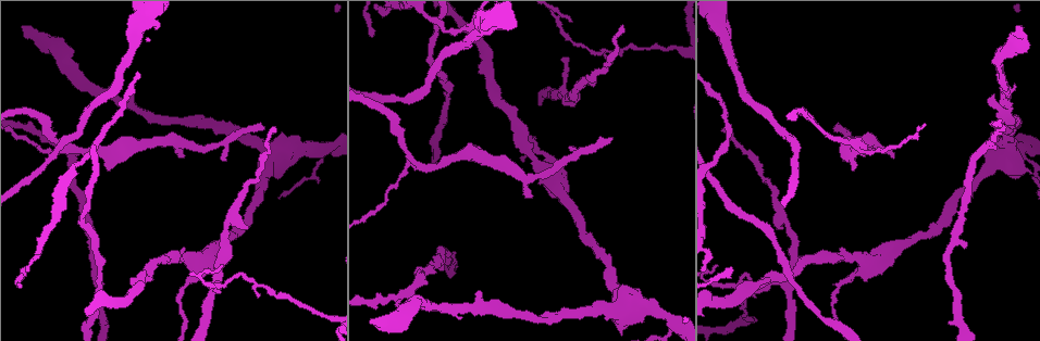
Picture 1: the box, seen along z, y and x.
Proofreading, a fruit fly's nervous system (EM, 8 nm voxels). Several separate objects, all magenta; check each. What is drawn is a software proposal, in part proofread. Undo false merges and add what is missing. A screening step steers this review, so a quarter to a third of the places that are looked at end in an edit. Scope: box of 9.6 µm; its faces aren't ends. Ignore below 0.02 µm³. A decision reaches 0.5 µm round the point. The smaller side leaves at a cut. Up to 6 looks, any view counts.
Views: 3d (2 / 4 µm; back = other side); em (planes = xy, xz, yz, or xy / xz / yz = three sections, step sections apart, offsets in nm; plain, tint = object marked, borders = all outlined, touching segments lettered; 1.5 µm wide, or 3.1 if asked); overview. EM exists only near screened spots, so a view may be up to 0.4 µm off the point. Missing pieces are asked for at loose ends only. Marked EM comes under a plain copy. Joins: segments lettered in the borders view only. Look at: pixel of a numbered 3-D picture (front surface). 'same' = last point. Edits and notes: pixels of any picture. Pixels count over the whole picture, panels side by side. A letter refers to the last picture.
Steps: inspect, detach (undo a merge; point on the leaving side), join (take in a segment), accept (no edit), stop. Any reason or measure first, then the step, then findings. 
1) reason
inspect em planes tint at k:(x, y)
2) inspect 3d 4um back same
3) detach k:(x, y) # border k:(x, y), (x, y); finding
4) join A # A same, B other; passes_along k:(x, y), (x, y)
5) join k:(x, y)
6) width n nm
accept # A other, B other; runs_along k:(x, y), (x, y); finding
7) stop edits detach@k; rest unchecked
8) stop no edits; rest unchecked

branch stops here
inspect 3d 2um at 1:(892, 157)

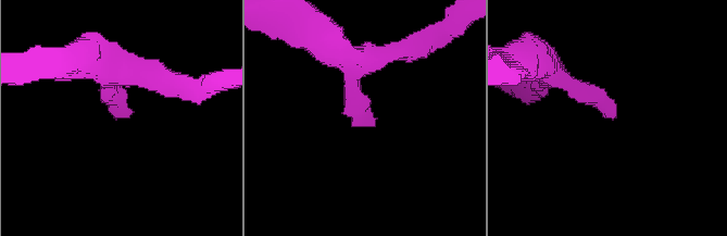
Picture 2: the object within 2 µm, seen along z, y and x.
inspect em planes borders at 2:(129, 113)

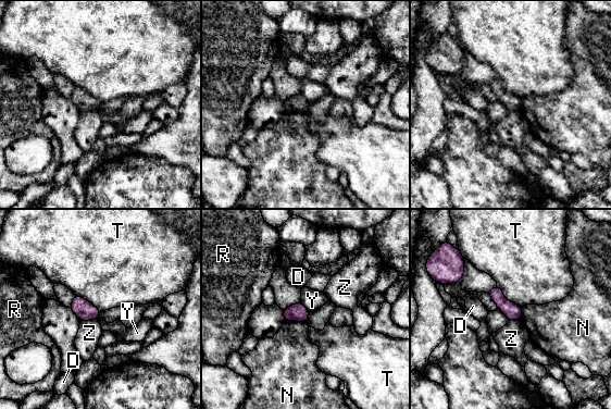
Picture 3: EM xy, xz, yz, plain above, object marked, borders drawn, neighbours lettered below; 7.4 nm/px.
accept # D other, N other, R other, T other, Y other, Z other; border 3:(487, 293), (499, 308); none of them fits

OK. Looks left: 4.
branch stops here
inspect 3d 2um back at 1:(572, 148)

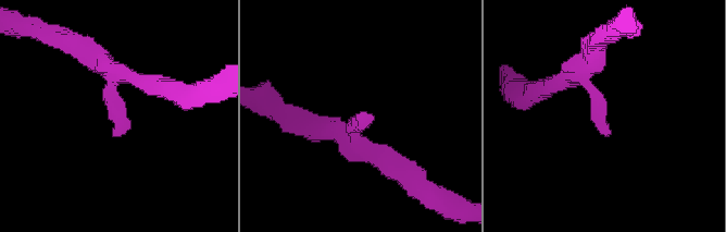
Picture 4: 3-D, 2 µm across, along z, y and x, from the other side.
now the EM
inspect em planes borders at 4:(359, 115)

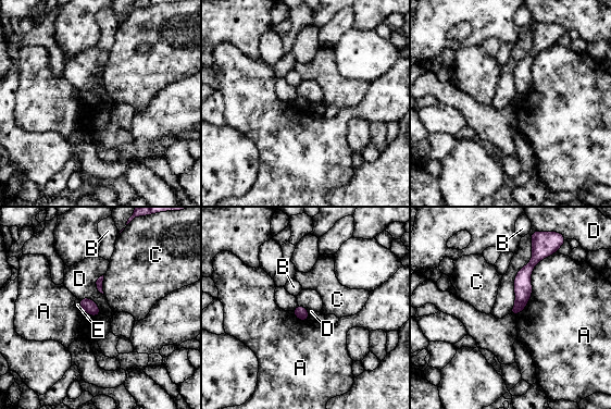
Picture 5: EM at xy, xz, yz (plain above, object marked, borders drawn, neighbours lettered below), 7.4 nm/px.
accept # A other, B other, C other, D other, E other; border 5:(531, 237), (509, 313); no lettered segment goes on from it

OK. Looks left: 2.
thick end
inspect em xy step 8 borders at 1:(21, 27)

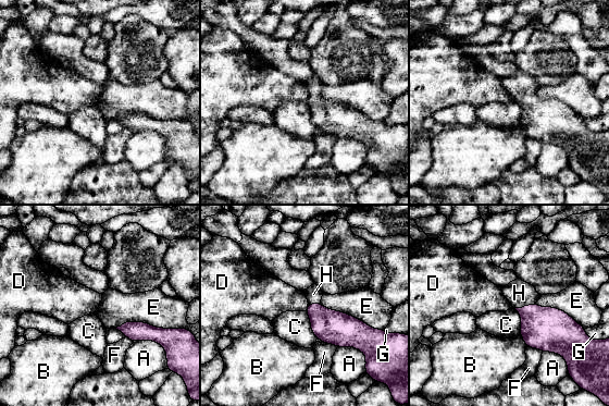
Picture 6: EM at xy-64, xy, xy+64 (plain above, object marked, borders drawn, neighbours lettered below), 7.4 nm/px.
join H # A other, B other, C other, D other, E other, F other, G other, H same; passes_along 6:(547, 329), (524, 306), (519, 293); it goes on there

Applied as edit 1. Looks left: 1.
stop edits join@6; rest unchecked

